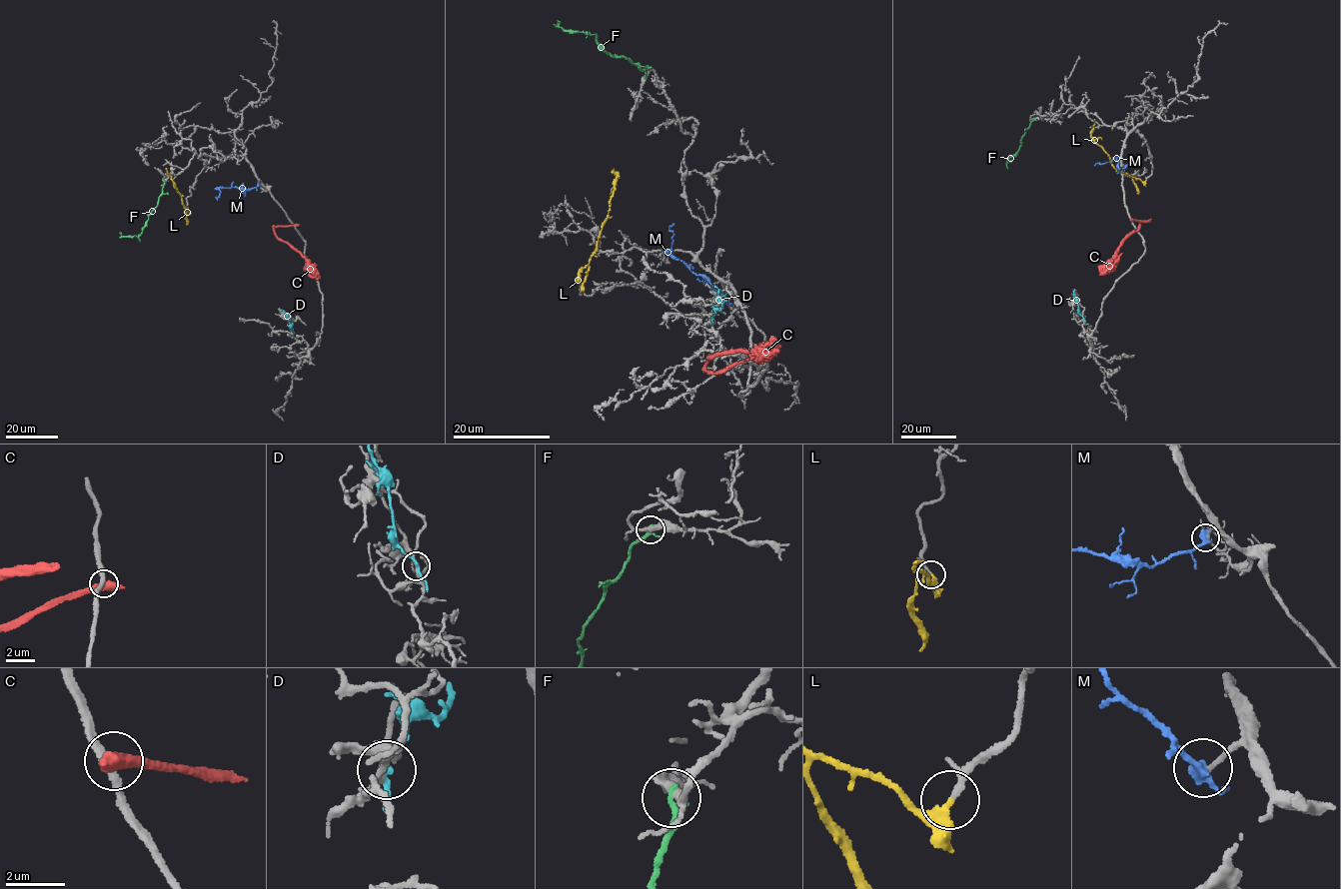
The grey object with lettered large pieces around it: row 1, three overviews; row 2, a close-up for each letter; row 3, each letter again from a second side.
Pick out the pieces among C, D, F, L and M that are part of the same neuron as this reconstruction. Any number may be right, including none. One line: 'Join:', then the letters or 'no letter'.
Join: L, M

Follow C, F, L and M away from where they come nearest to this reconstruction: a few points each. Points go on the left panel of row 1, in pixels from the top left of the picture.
C: (295, 225), (273, 229), (277, 238), (297, 249), (312, 267), (318, 280)
F: (164, 182), (157, 204), (141, 233), (122, 237), (119, 233)
L: (189, 210), (185, 210), (166, 168)
M: (258, 185), (248, 190), (235, 187), (219, 189), (217, 200)

